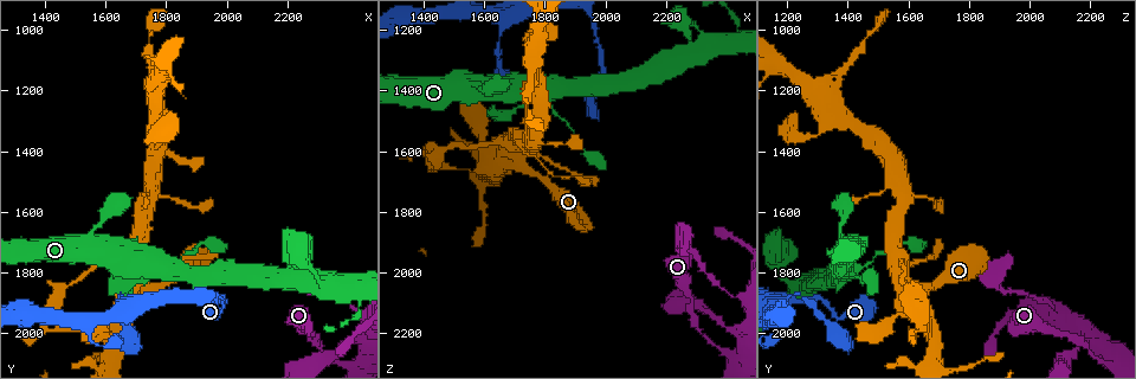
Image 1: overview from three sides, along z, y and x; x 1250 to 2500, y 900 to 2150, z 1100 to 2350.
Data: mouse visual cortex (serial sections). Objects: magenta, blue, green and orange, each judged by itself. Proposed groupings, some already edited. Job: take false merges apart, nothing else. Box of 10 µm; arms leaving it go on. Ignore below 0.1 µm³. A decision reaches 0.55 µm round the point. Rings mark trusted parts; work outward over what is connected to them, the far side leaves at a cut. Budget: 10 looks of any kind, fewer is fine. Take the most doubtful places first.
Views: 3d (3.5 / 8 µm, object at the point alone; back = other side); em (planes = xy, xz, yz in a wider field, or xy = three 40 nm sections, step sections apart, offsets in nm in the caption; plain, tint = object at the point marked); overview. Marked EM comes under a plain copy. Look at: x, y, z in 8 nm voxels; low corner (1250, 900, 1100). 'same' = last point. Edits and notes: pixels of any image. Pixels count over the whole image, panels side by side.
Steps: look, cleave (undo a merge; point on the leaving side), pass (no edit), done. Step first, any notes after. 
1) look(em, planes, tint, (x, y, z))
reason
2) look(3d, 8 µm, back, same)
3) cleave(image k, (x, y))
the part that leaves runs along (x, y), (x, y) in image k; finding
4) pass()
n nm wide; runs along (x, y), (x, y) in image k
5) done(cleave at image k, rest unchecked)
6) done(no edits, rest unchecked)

look(3d, 3.5 µm, (2420, 1920, 2080))
small branch off a trunk

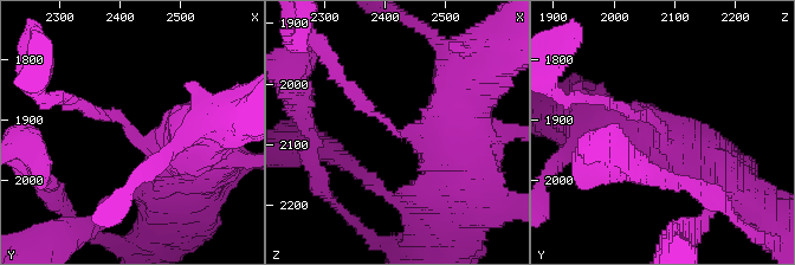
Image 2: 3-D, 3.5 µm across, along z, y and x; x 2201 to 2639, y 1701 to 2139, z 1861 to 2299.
look(em, xy, step 1, tint, (2415, 1920, 2080))
3 arms; arms of 200, 500, 600 nm

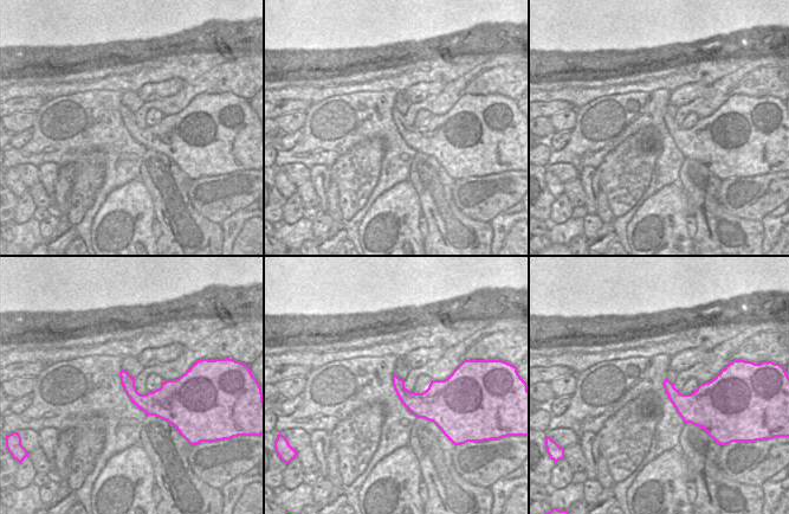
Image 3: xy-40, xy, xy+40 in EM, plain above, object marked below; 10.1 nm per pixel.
pass()
all the same cell

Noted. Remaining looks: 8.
look(3d, 8 µm, back, (1720, 1860, 1640))
a fork

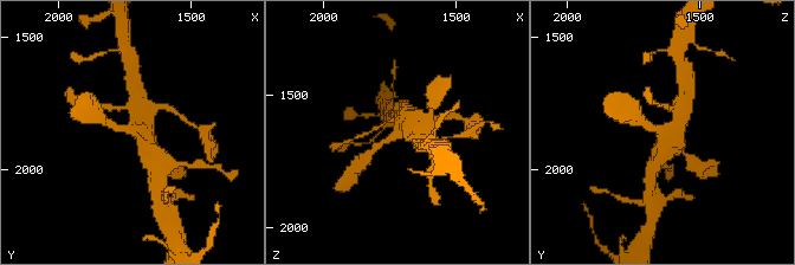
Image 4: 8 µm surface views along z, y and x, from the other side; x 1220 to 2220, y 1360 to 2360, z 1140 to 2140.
look(3d, 3.5 µm, same)
closer look

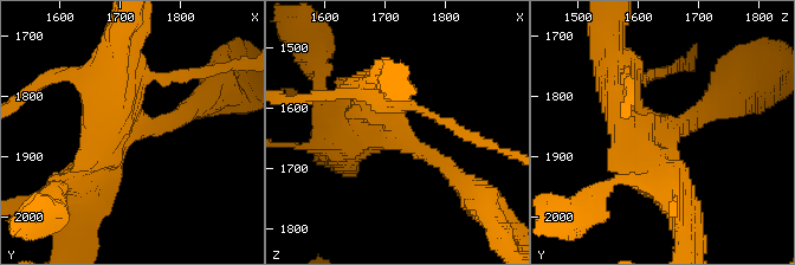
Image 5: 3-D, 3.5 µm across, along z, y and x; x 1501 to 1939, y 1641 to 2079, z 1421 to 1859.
pass()
runs along (456, 176), (390, 128), (376, 85) in image 5; one cell here

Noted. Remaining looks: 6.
look(3d, 3.5 µm, (1660, 1890, 1200))
calibre changes

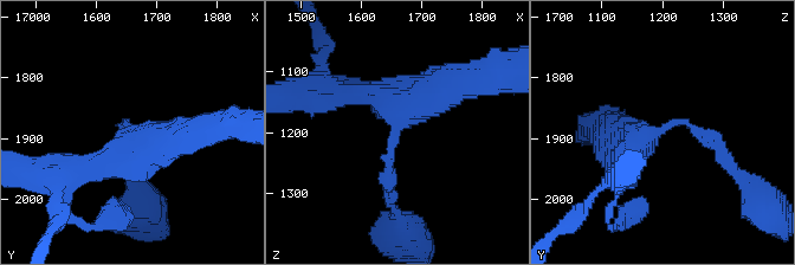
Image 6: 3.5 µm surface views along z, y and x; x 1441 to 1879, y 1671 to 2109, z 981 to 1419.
look(em, xy, step 3, tint, (1650, 1885, 1195))
arms of 150, 450 nm; now the EM

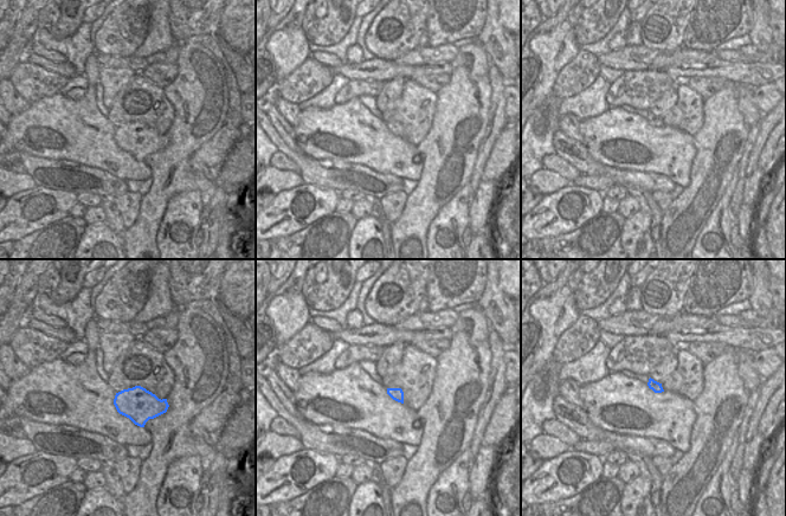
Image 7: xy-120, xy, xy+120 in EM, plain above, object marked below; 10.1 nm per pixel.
pass()
runs along (448, 85), (401, 115), (390, 194) in image 6; all the same cell

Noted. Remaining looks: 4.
look(3d, 3.5 µm, (1570, 1690, 1380))
three arms meet

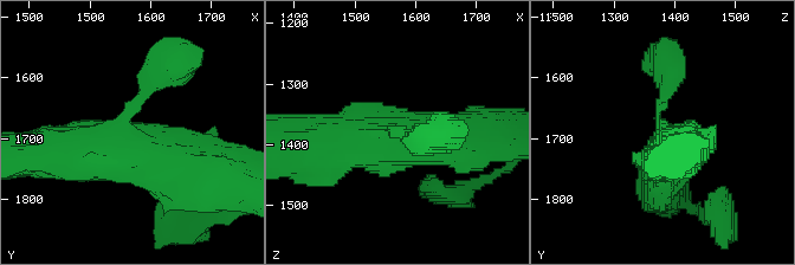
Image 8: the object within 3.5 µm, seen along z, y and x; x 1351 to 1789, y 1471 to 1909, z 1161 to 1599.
look(em, xy, step 2, tint, (1565, 1690, 1380))
3 arms; arms of 200, 600, 700 nm

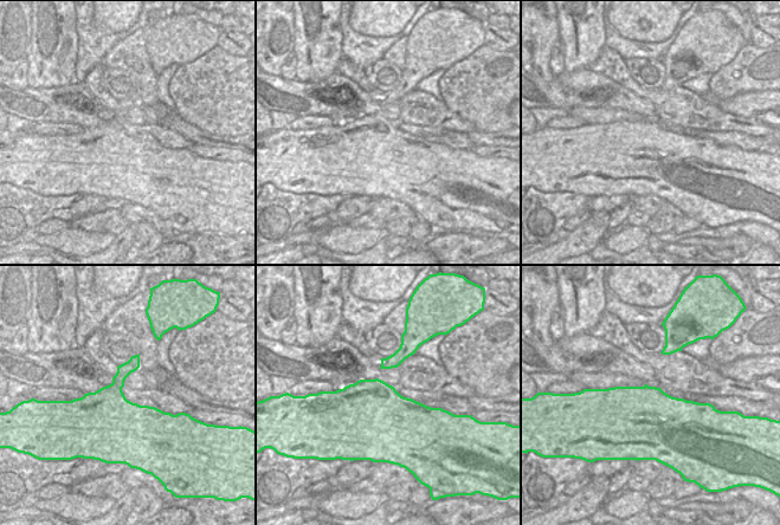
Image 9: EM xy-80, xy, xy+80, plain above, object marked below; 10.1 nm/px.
pass()
runs along (49, 153), (136, 153), (201, 175) in image 8; continuous, no second cell

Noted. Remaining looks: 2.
done(no edits, rest unchecked)

